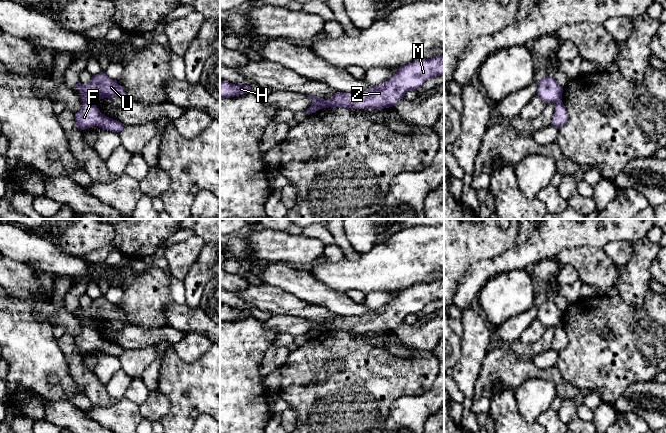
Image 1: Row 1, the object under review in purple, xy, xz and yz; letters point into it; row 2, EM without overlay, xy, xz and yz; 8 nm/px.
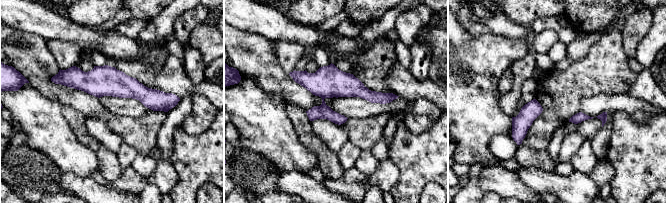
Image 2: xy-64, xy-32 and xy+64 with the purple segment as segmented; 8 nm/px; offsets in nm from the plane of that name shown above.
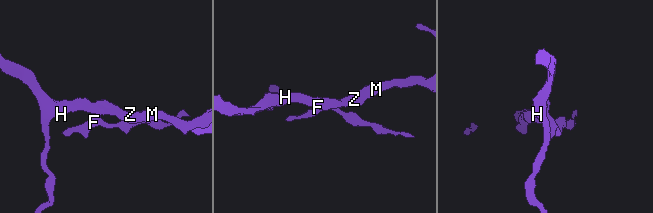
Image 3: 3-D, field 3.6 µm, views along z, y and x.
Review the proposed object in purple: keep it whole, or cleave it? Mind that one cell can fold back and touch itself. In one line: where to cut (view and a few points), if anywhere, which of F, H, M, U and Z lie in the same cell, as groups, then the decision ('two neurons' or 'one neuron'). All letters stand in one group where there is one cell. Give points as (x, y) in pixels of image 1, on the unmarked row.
cut in xy along (83, 324), (93, 326); F / H M U Z; two neurons

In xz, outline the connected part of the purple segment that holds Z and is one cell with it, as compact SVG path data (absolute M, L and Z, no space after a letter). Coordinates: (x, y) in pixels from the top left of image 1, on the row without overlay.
M444 279L426 284L415 284L399 291L398 295L387 305L372 310L365 316L337 316L329 324L319 320L308 320L313 328L309 332L359 332L380 333L392 331L403 322L407 315L415 315L425 305L444 299Z

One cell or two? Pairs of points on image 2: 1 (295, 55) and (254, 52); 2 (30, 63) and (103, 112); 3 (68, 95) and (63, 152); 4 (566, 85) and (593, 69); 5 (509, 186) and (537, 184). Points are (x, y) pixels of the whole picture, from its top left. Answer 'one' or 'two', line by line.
1: two
2: one
3: two
4: one
5: two

